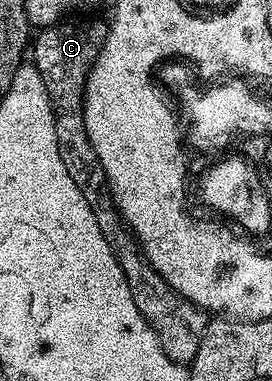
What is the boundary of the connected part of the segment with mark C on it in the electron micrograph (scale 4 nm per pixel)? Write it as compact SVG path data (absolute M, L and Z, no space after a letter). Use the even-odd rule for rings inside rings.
M76 17L71 21L55 23L53 27L45 27L35 36L30 47L30 59L42 73L42 81L46 85L46 93L52 102L52 111L56 114L54 129L58 133L58 153L62 153L62 165L66 165L66 173L74 177L74 185L82 189L86 201L96 212L98 229L107 235L112 244L112 252L120 263L122 273L128 282L130 293L150 329L158 337L162 345L162 353L170 357L170 361L181 365L191 365L198 353L198 345L202 345L204 330L210 319L201 307L196 307L186 297L182 297L171 285L152 268L150 261L131 231L116 210L111 194L106 190L104 170L94 153L94 145L90 145L90 137L86 137L84 124L84 86L88 80L90 69L102 49L108 36L108 23L100 17Z

